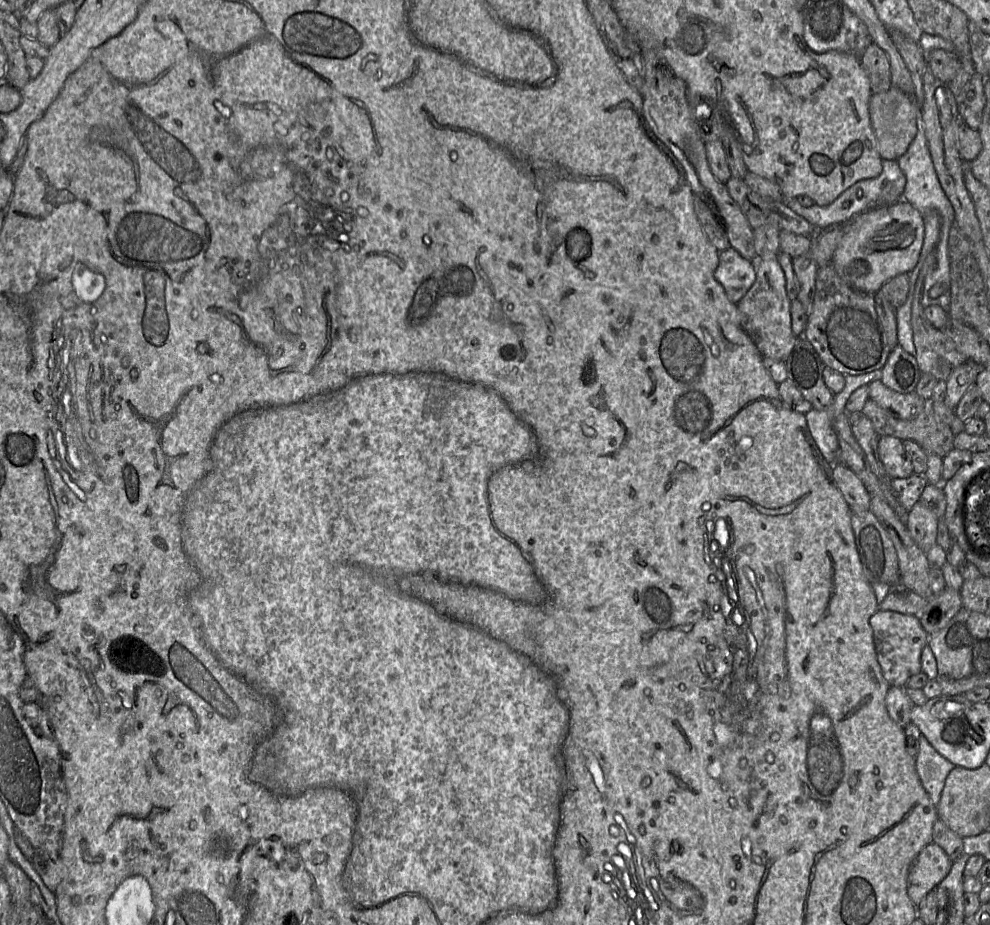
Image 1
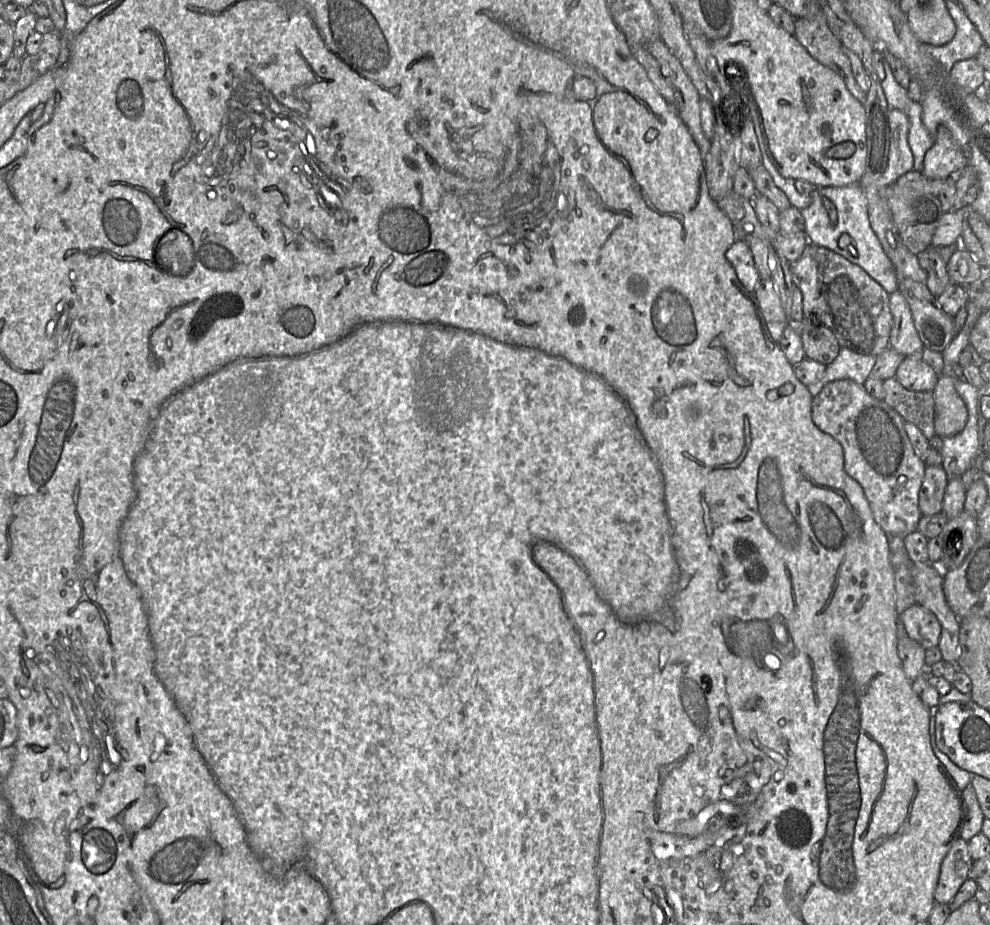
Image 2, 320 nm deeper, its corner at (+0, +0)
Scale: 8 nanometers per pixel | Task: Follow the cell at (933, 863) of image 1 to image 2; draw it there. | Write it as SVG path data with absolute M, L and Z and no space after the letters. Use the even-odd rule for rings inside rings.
M958 837L944 857L934 892L935 903L949 904L965 880L969 878L973 860L968 842Z

